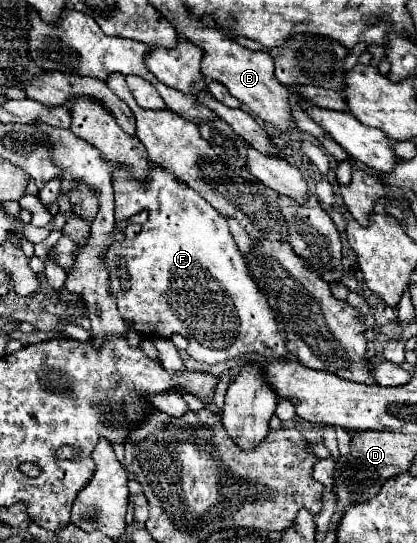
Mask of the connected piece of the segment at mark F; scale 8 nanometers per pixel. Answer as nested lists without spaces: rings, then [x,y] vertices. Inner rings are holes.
[[[119,165],[113,173],[113,191],[117,197],[115,223],[123,223],[141,211],[149,213],[149,221],[135,239],[113,243],[103,257],[109,269],[109,293],[117,299],[117,309],[129,329],[135,329],[143,339],[171,339],[173,333],[181,333],[191,341],[191,357],[209,365],[245,357],[247,353],[259,353],[265,357],[287,355],[287,345],[277,329],[273,311],[269,309],[263,293],[251,281],[245,259],[229,233],[227,221],[215,207],[161,165],[151,165],[149,177],[143,183],[129,173],[129,167]],[[117,257],[127,259],[127,273],[131,279],[129,291],[123,291],[115,277]]]

